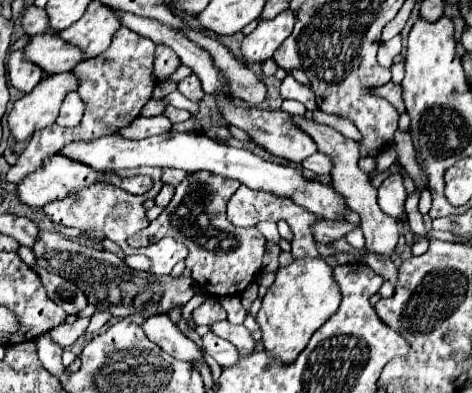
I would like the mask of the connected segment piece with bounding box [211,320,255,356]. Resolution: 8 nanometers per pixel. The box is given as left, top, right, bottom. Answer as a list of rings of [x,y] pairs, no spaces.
[[[223,320],[223,322],[215,322],[211,326],[211,330],[217,336],[221,336],[221,338],[229,340],[231,344],[235,344],[241,356],[249,356],[249,354],[255,352],[255,340],[253,340],[251,332],[245,326],[233,326],[227,320]]]

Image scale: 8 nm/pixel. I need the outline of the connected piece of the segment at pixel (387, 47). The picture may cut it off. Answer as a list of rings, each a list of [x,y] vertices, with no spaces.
[[[395,36],[393,40],[387,40],[387,42],[381,44],[379,56],[377,56],[379,64],[385,66],[385,68],[391,68],[397,54],[401,54],[401,36]]]

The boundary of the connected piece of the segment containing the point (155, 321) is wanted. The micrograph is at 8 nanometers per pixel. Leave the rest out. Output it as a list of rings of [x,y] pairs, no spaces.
[[[157,314],[147,318],[143,324],[143,332],[145,336],[155,342],[157,346],[165,348],[167,354],[171,354],[177,360],[185,360],[185,362],[193,362],[193,360],[201,360],[201,352],[195,346],[195,342],[191,342],[171,320],[167,314]]]

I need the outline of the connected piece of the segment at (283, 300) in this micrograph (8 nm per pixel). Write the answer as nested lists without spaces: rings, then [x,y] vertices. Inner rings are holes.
[[[297,258],[293,264],[279,268],[257,314],[265,350],[283,362],[293,362],[307,346],[313,332],[337,312],[339,304],[341,290],[333,280],[333,266],[329,266],[325,258]]]

